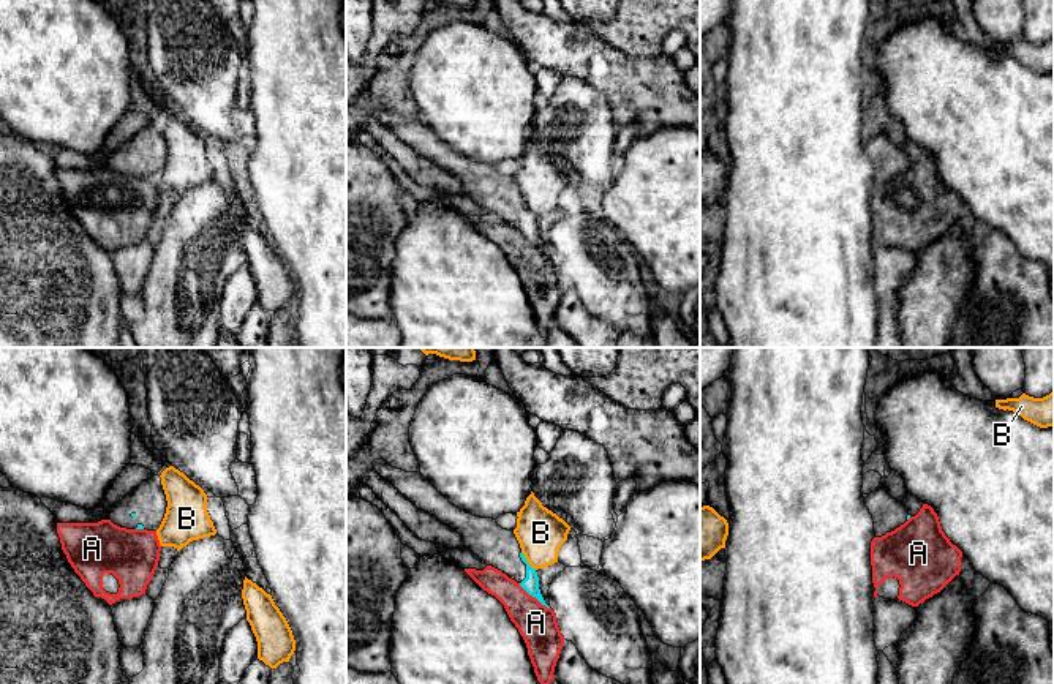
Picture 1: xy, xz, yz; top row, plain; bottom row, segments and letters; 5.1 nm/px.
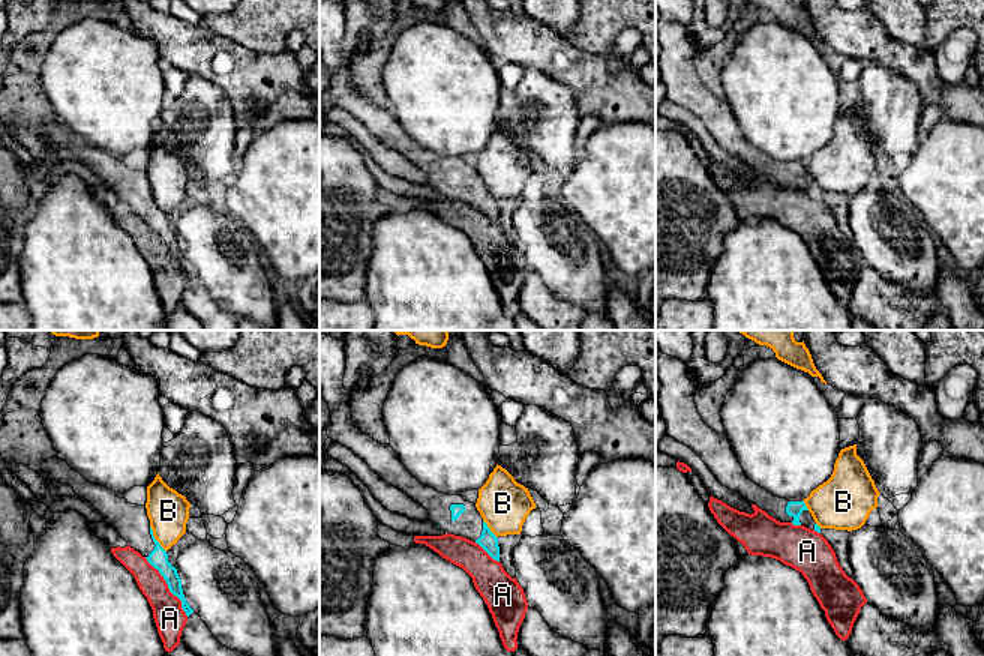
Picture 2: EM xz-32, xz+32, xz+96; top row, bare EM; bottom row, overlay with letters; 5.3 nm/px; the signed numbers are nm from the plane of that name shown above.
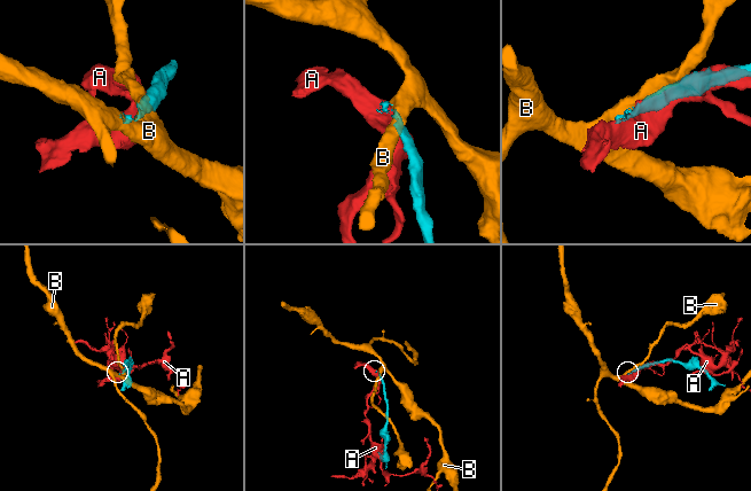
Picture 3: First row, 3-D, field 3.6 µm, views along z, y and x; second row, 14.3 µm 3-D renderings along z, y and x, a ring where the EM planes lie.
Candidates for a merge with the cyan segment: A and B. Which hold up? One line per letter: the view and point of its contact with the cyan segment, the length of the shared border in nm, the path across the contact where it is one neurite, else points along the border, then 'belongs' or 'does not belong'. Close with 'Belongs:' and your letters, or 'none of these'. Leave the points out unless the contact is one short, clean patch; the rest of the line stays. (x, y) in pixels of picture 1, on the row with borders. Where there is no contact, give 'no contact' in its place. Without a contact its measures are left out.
A: meets cyan in xz at (534, 596); contact 200 nm long; does not belong
B: meets cyan in xz at (526, 561); contact 120 nm long; does not belong
Belongs: none of these

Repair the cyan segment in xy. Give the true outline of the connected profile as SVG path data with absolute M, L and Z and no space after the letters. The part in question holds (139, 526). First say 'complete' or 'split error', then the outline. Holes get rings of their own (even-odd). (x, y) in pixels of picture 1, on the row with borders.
split error | M156 474L119 501L112 507L109 520L126 529L156 531L164 518L166 507L161 477Z

